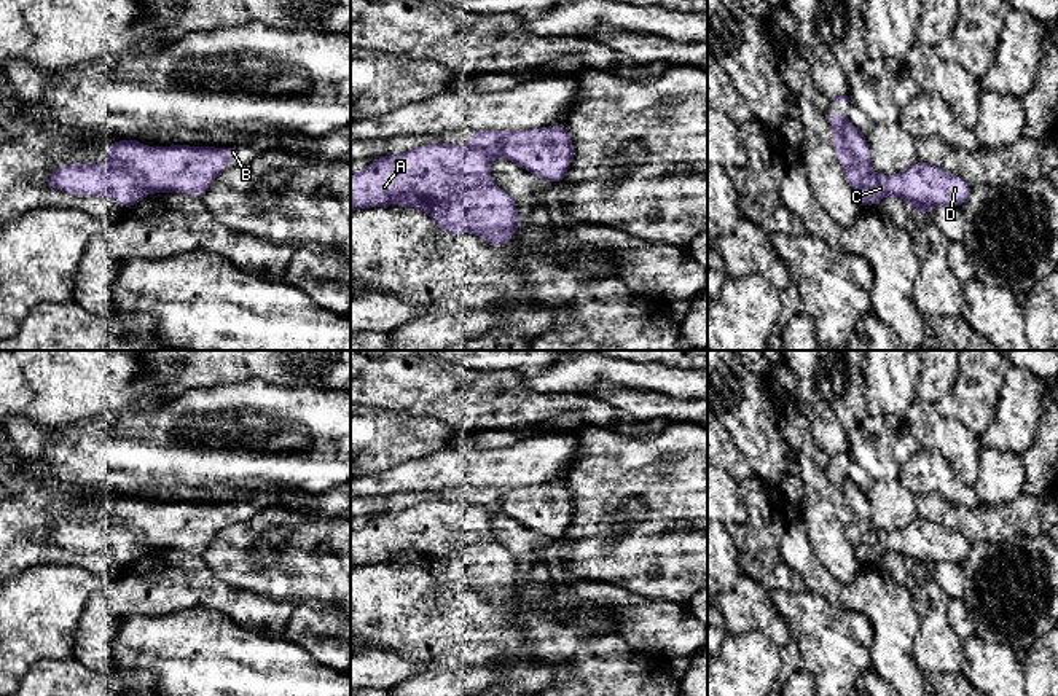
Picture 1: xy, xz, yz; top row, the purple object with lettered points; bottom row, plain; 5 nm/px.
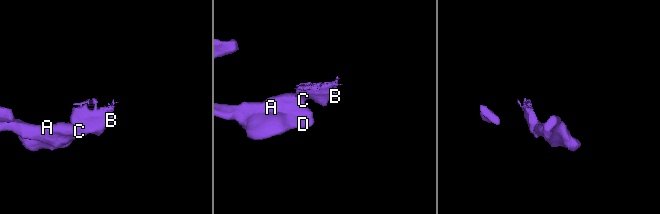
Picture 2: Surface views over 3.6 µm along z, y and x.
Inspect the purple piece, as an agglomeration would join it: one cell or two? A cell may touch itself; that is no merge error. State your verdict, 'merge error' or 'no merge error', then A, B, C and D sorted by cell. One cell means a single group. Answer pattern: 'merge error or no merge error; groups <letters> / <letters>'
merge error; groups A C D / B

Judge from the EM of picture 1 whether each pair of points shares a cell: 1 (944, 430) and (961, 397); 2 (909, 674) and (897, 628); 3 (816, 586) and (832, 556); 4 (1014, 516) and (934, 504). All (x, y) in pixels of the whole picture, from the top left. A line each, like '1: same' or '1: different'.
1: different
2: same
3: different
4: same

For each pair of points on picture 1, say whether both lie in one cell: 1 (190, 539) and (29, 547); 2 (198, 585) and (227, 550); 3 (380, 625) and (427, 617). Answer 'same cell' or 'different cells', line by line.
1: same cell
2: different cells
3: same cell

